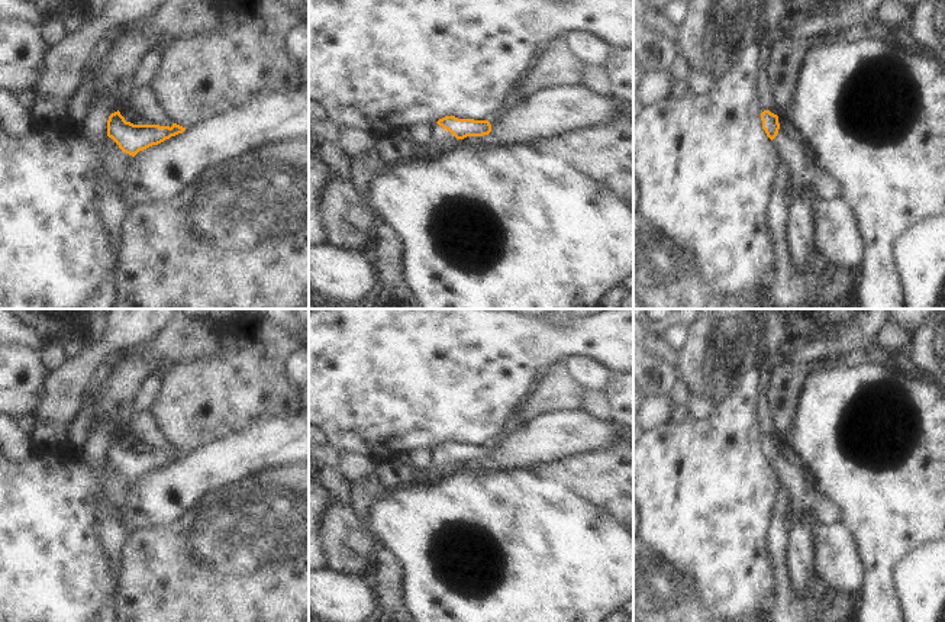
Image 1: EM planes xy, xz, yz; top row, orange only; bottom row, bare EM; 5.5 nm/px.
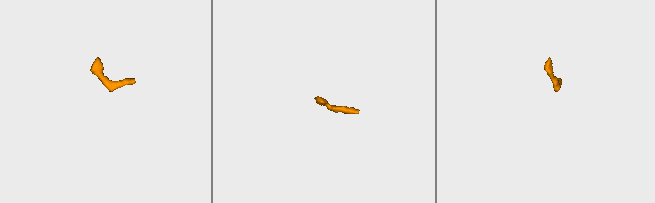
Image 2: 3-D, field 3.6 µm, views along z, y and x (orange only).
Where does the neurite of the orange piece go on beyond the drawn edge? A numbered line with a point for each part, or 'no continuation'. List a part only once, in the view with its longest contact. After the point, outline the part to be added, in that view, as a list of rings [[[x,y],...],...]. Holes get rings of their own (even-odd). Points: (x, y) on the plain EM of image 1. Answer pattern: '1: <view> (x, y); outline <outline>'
1: xz (441, 463); outline [[[438,448],[432,449],[432,468],[425,476],[436,476],[449,471],[452,467],[458,465],[449,455],[444,454]]]

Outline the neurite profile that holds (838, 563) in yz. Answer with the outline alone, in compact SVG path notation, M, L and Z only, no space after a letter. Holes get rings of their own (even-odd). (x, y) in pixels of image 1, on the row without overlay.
M842 522L816 523L815 576L830 589L858 597L864 590L865 565L858 544Z

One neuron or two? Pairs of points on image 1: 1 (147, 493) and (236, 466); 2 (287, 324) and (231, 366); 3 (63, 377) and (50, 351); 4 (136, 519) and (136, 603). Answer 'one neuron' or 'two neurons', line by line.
1: one neuron
2: two neurons
3: two neurons
4: two neurons

